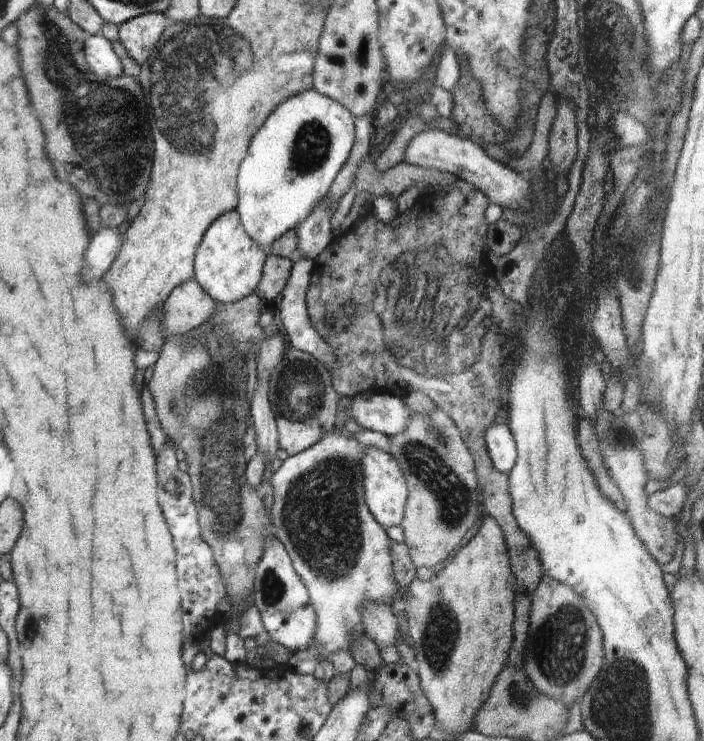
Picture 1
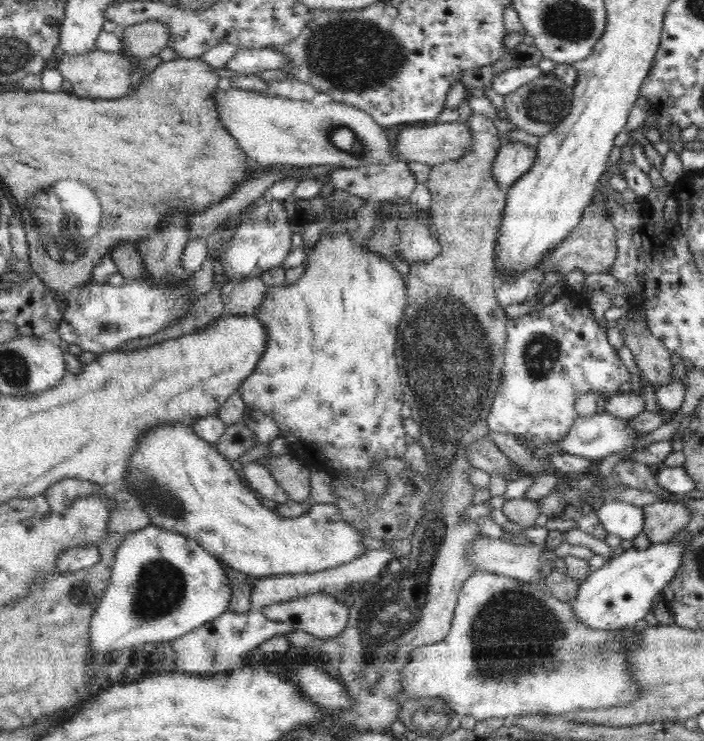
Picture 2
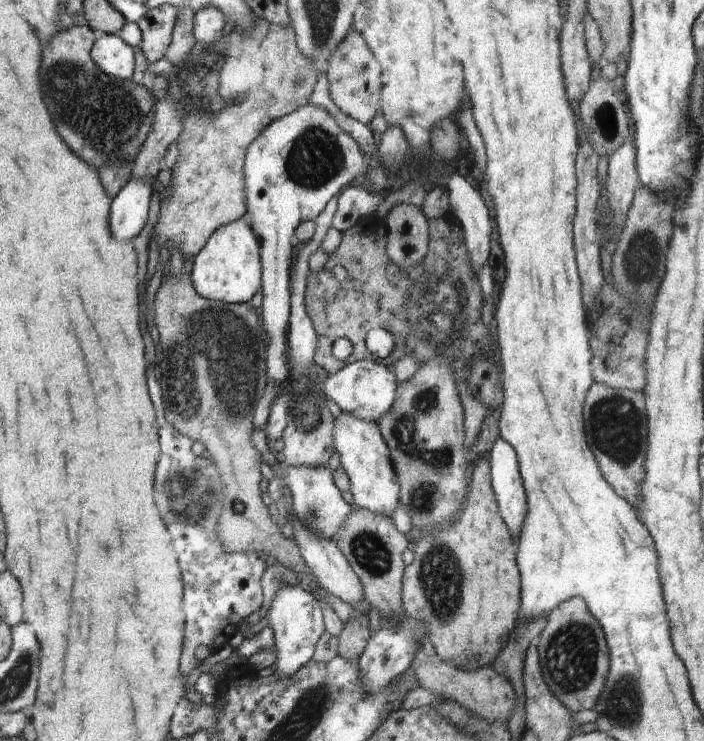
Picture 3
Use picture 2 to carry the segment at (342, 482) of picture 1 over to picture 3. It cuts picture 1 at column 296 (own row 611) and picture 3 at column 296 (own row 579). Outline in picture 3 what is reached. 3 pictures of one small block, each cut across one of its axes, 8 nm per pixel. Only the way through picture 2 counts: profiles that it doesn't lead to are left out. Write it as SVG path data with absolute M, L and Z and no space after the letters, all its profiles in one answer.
M283 459L277 463L280 470L284 471L286 488L290 494L291 514L304 528L312 531L318 538L326 538L336 543L336 536L346 518L352 514L350 505L342 497L341 491L334 484L332 470L328 465L320 468L304 468L304 466L290 466Z

